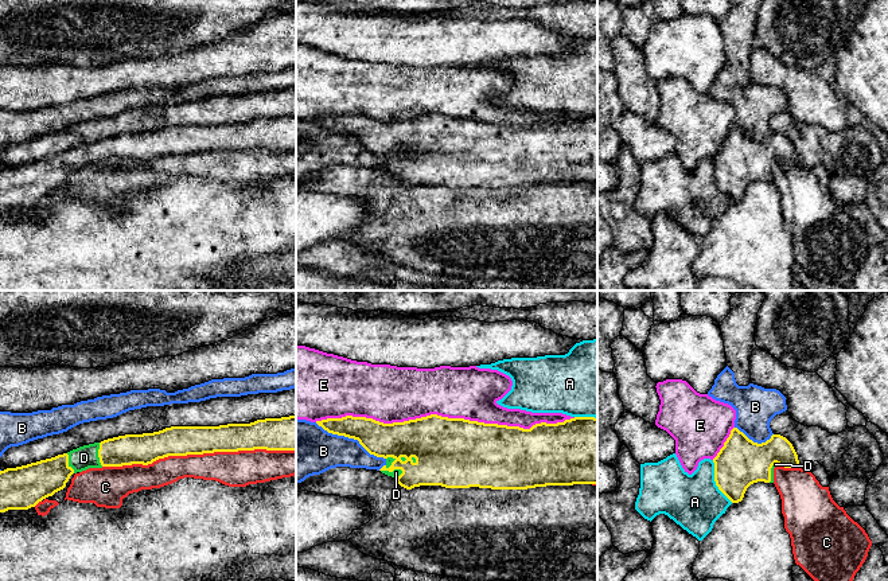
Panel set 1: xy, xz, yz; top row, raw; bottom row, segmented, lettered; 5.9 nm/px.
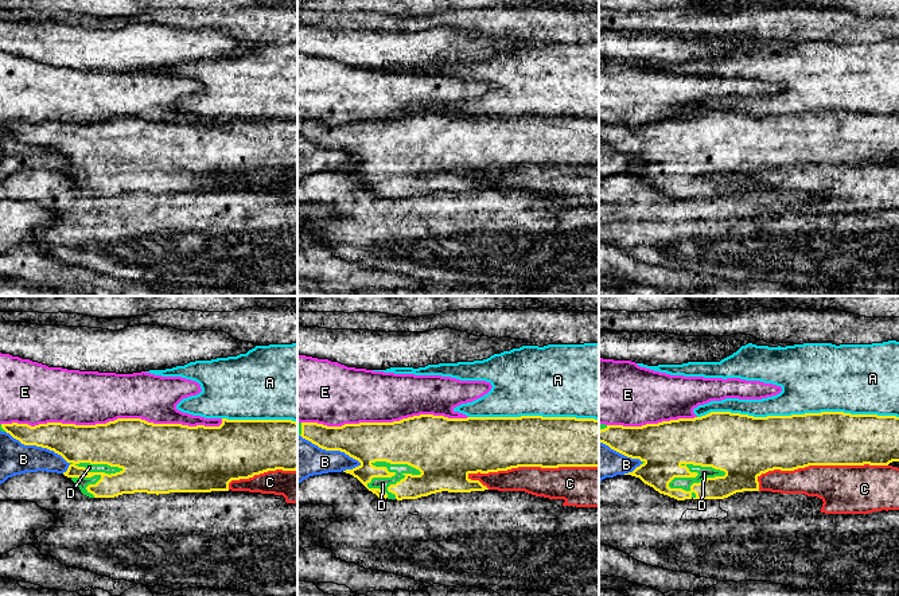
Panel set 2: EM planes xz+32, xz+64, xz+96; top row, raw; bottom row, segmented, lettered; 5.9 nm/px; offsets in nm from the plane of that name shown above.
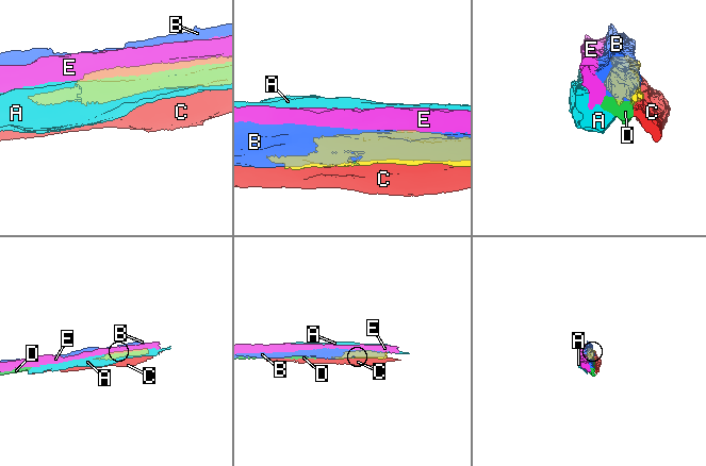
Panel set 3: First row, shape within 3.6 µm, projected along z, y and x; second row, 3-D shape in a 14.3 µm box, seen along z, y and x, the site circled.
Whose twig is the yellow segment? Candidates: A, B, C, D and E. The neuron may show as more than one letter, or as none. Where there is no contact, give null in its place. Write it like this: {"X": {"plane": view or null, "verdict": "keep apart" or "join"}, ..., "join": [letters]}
{"A": {"plane": "yz", "verdict": "keep apart"}, "B": {"plane": "xz", "verdict": "keep apart"}, "C": {"plane": "xy", "verdict": "keep apart"}, "D": {"plane": "xz", "verdict": "join"}, "E": {"plane": "xz", "verdict": "keep apart"}, "join": ["D"]}

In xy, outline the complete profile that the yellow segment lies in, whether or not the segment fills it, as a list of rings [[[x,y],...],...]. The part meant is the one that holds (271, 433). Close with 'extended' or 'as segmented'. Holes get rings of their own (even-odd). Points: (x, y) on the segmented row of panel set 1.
[[[296,416],[257,420],[250,424],[219,426],[171,426],[153,433],[125,434],[79,447],[67,453],[27,465],[0,471],[0,512],[28,510],[63,490],[70,476],[89,468],[148,465],[168,456],[238,451],[296,451]]]; extended

